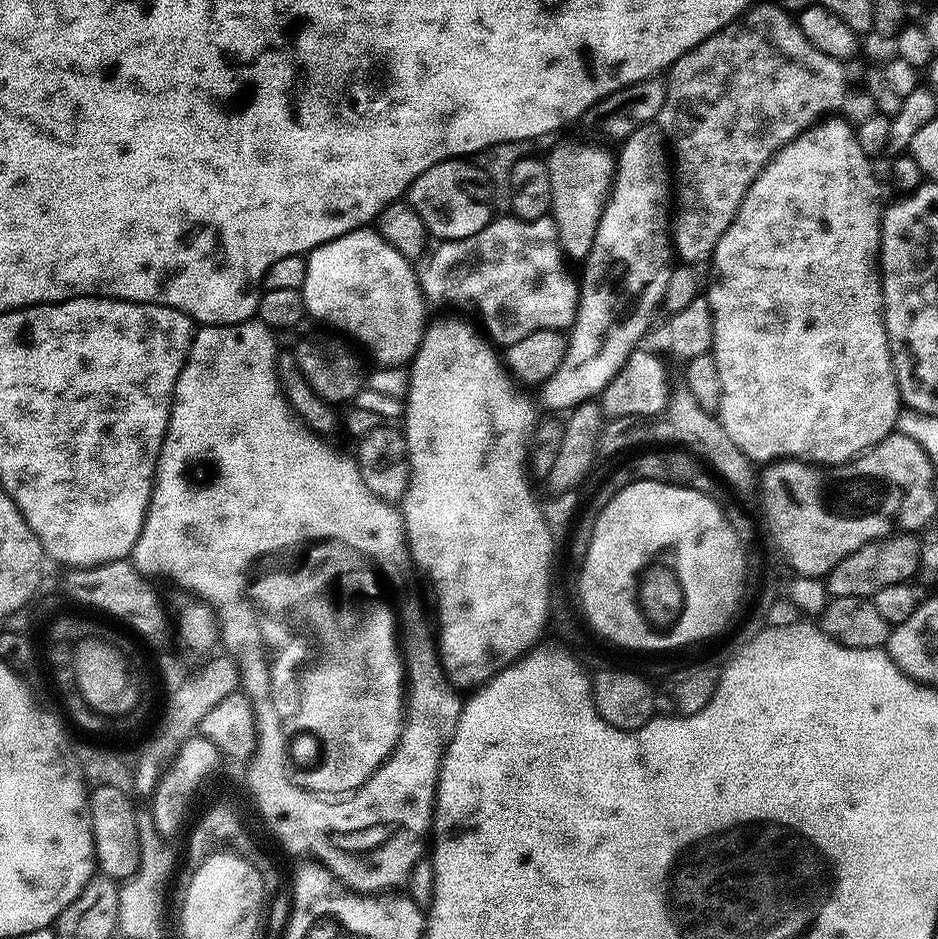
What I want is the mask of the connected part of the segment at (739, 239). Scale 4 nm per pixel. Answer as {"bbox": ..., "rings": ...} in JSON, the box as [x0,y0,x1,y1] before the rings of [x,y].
{"bbox":[706,114,902,466],"rings":[[[836,114],[817,120],[811,128],[798,133],[789,144],[772,155],[772,161],[758,174],[750,190],[746,190],[736,216],[730,226],[726,226],[726,232],[718,238],[718,246],[712,252],[710,264],[716,267],[716,276],[720,280],[714,281],[709,288],[707,285],[706,299],[714,322],[710,355],[716,359],[718,382],[722,382],[718,419],[726,434],[730,434],[734,446],[738,446],[749,461],[790,459],[817,466],[847,464],[880,444],[897,427],[902,401],[884,325],[884,295],[880,289],[880,184],[868,160],[871,160],[869,153],[862,150],[856,129],[847,120]]]}

